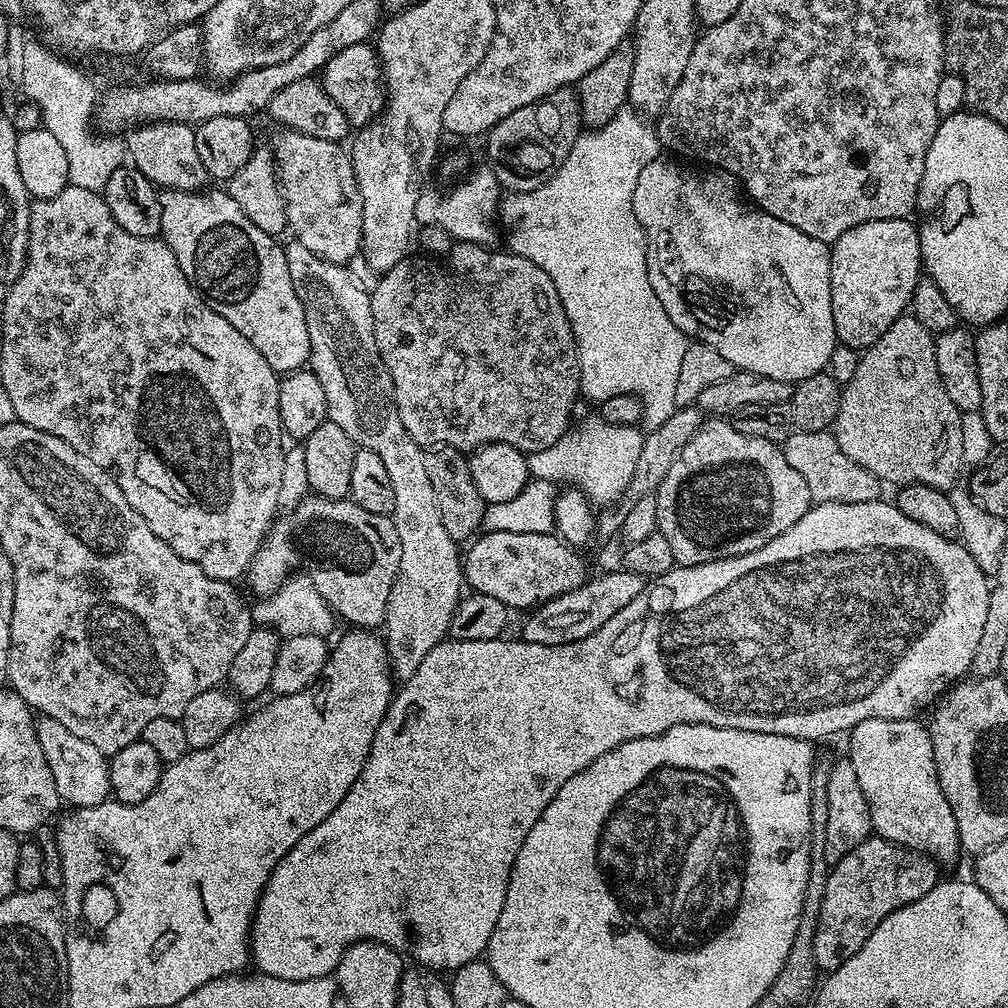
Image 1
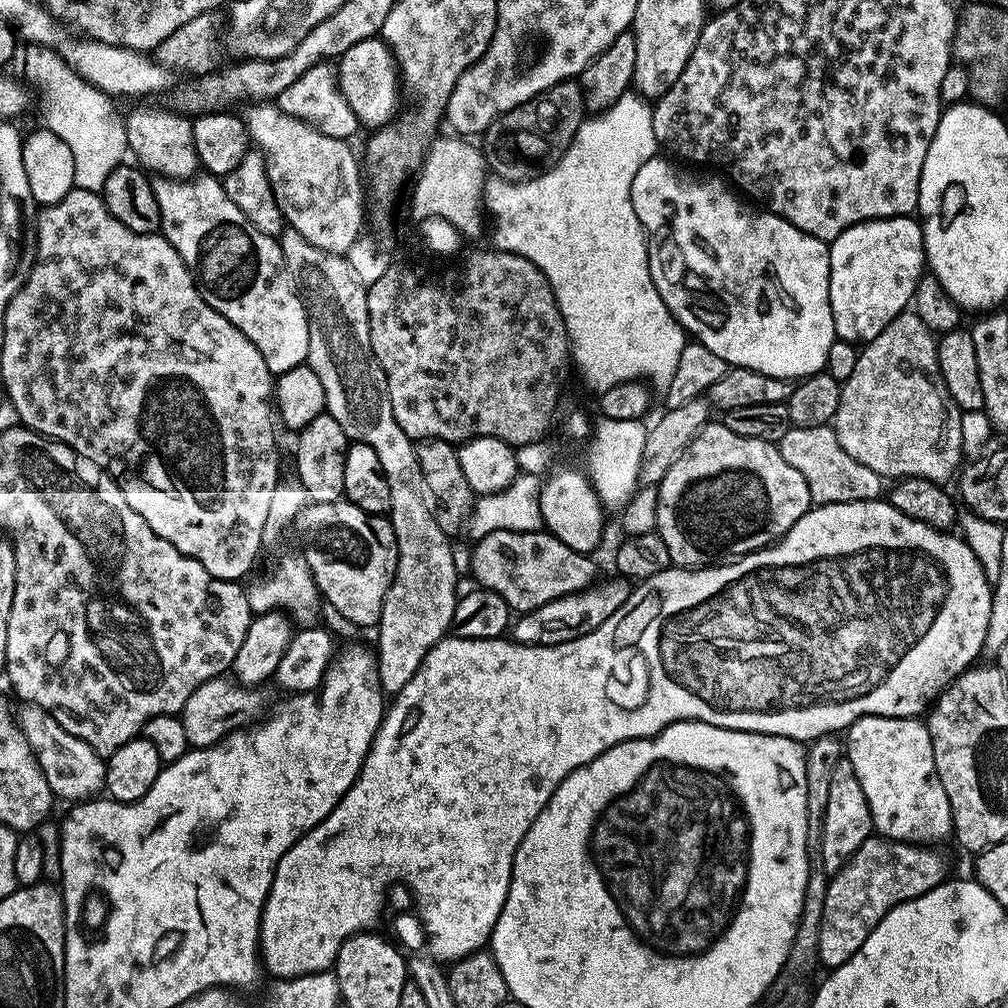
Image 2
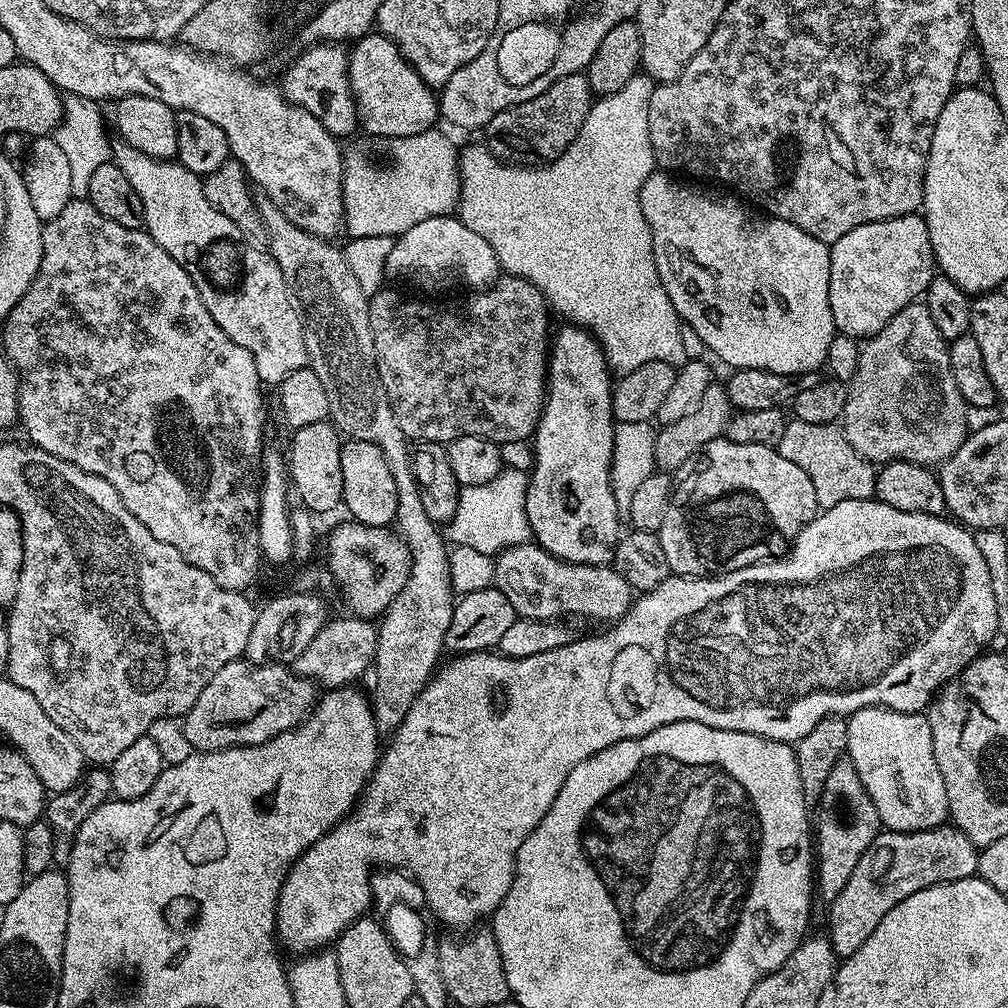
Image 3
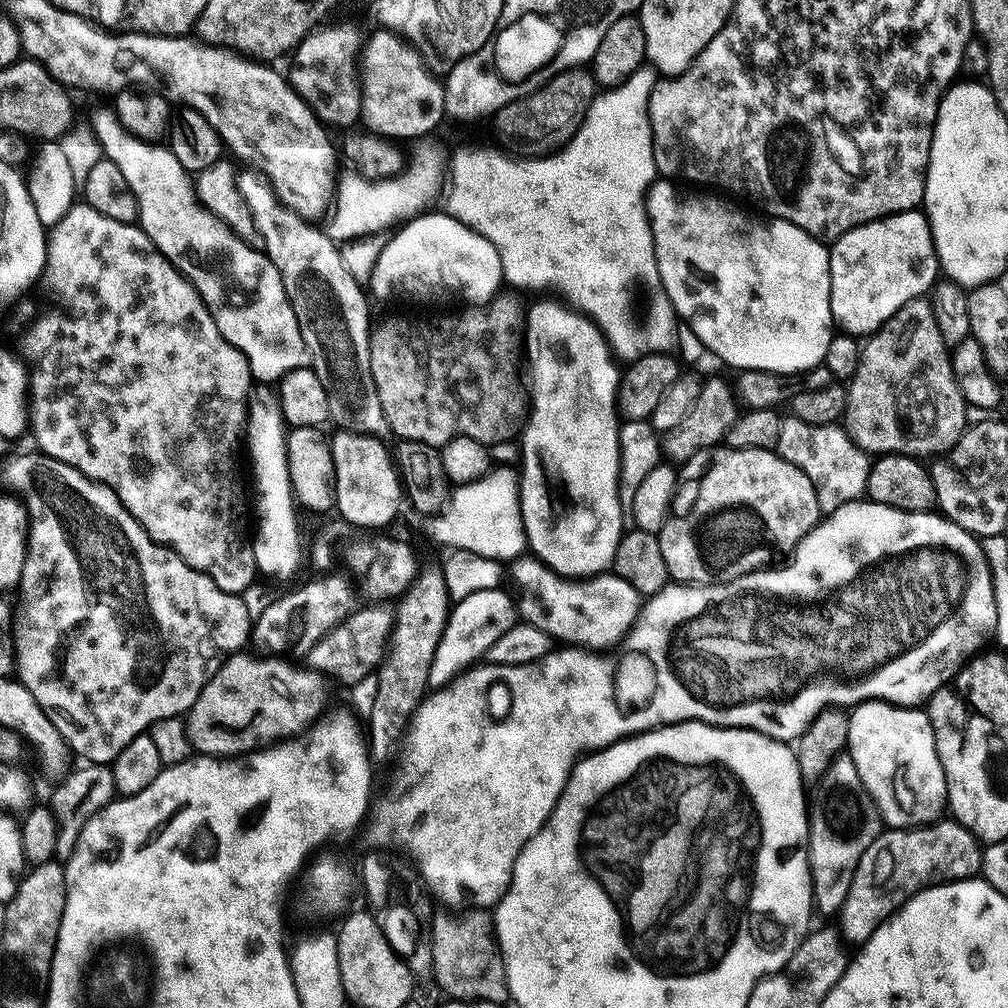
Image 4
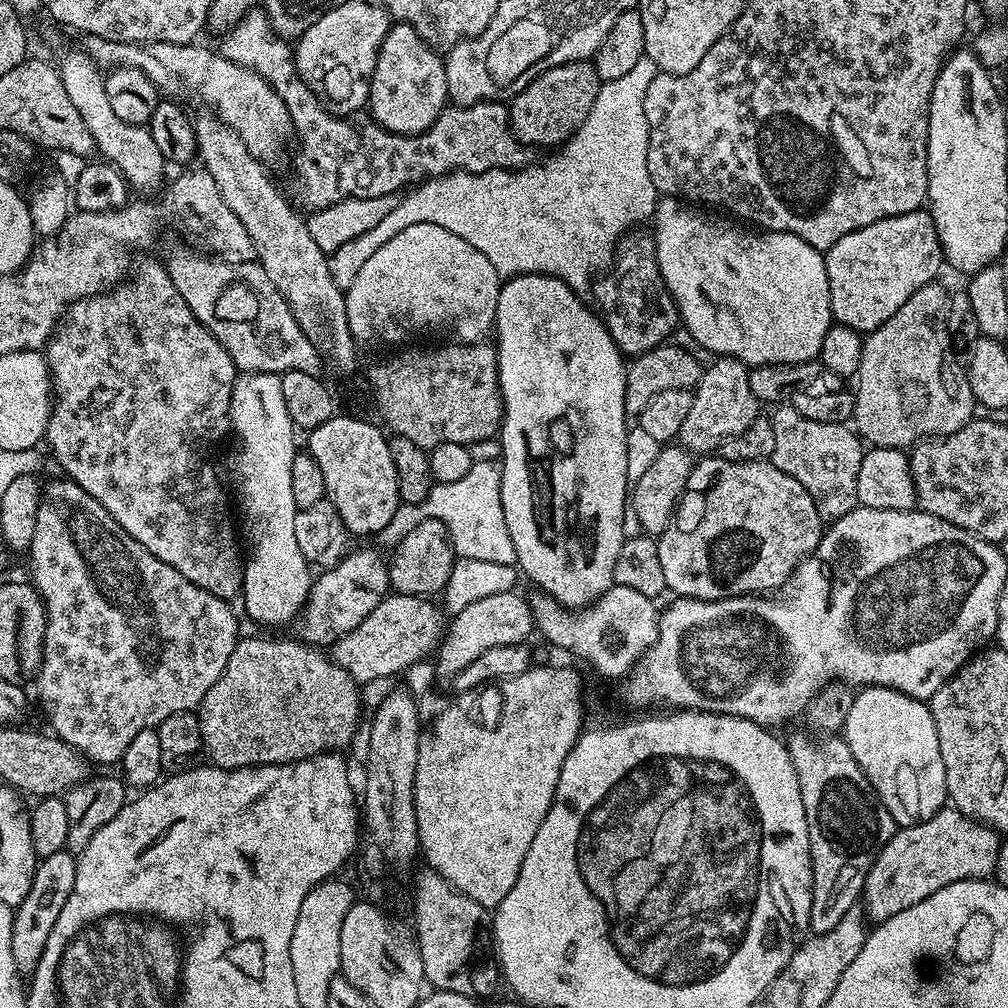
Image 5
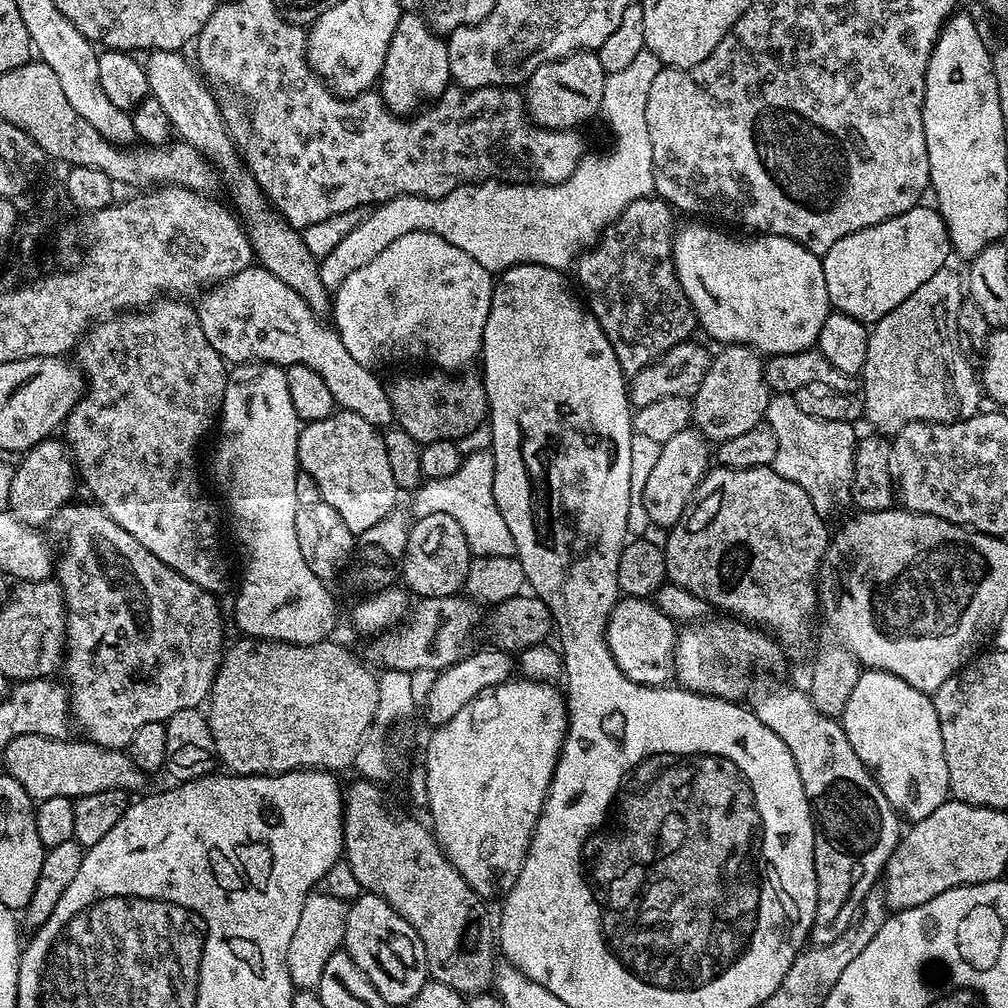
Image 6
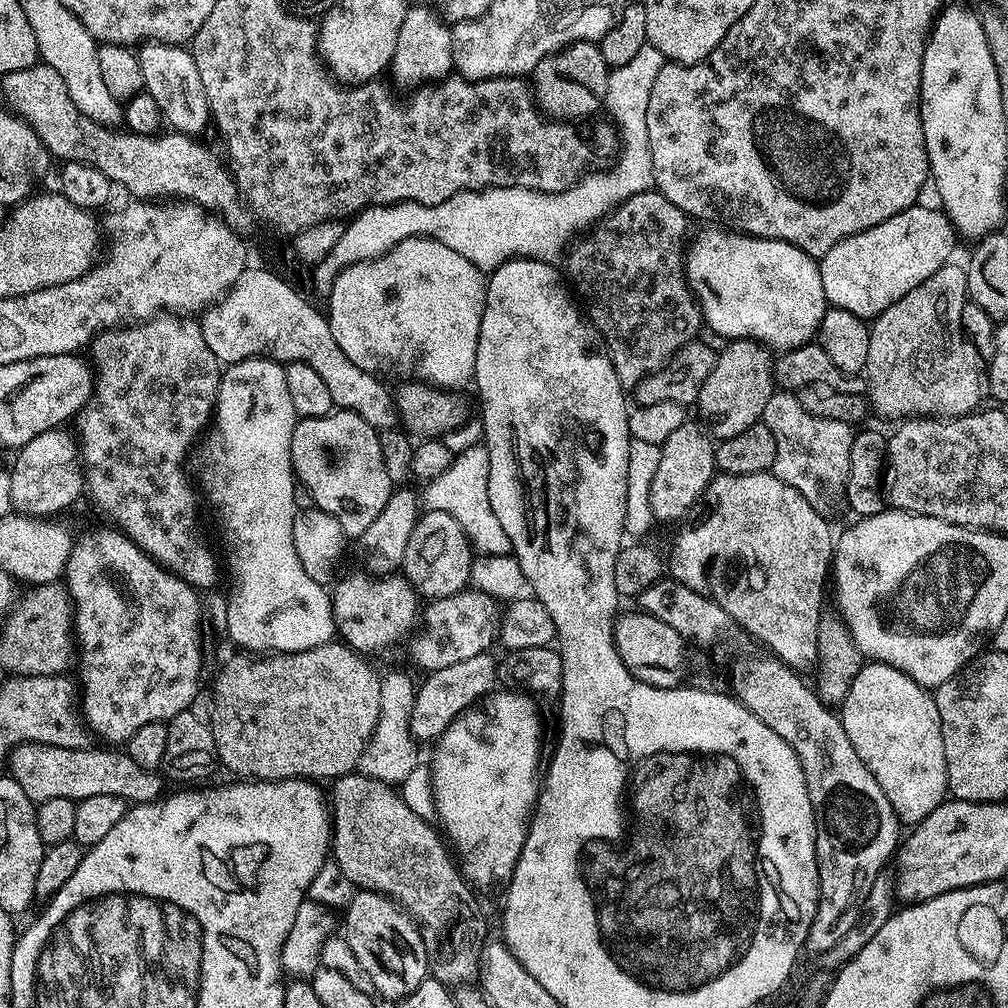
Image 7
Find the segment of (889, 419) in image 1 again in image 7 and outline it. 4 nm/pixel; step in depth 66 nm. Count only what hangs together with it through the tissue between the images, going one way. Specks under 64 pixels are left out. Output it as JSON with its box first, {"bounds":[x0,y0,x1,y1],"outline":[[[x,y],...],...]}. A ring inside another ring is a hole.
{"bounds":[864,262,982,418],"outline":[[[949,262],[871,321],[870,358],[864,372],[875,411],[900,416],[896,418],[951,418],[981,407],[982,361],[962,331],[962,310],[967,303],[967,271]]]}

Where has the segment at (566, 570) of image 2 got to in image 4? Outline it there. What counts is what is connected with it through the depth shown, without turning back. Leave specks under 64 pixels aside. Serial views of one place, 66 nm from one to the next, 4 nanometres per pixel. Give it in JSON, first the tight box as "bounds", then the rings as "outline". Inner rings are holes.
{"bounds":[510,554,642,650],"outline":[[[525,554],[510,564],[510,580],[516,583],[520,591],[518,595],[518,616],[523,623],[538,626],[538,630],[551,636],[553,641],[564,646],[575,646],[589,650],[606,650],[621,643],[624,637],[632,631],[640,618],[642,597],[630,582],[618,578],[614,574],[601,574],[582,581],[578,578],[565,578],[546,567],[531,554]]]}

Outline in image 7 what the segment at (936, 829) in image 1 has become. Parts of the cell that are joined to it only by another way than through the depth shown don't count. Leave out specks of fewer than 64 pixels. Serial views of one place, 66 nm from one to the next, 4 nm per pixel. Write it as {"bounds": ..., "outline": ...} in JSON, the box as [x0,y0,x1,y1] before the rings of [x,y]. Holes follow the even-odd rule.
{"bounds":[838,662,949,825],"outline":[[[868,662],[854,678],[838,715],[901,825],[921,824],[944,803],[949,795],[946,754],[938,706],[929,689],[889,664]]]}

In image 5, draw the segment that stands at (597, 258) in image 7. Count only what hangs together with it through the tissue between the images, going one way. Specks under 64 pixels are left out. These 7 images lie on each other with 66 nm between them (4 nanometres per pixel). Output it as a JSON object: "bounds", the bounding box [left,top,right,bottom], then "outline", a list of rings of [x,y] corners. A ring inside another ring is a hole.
{"bounds":[595,230,678,358],"outline":[[[632,230],[621,236],[614,259],[607,271],[595,281],[595,288],[595,307],[608,328],[610,338],[625,357],[635,358],[654,350],[671,337],[668,335],[675,330],[676,324],[678,328],[676,299],[670,294],[656,265],[656,241],[651,235],[643,236],[640,230]]]}

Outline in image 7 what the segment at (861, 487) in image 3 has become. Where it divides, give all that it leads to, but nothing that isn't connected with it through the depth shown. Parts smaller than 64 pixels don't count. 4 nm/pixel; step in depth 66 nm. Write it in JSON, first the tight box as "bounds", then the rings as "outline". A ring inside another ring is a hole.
{"bounds":[762,390,854,518],"outline":[[[787,390],[773,391],[762,422],[770,426],[778,454],[774,458],[772,472],[786,486],[794,486],[814,510],[825,518],[833,518],[848,508],[848,475],[850,474],[850,446],[854,435],[853,425],[846,422],[830,422],[830,418],[818,418],[802,406],[799,395]]]}

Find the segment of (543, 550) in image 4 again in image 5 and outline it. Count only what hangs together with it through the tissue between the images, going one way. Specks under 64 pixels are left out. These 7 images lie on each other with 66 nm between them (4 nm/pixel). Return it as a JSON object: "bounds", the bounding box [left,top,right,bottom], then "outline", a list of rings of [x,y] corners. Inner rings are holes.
{"bounds":[494,272,630,610],"outline":[[[525,272],[522,276],[505,279],[498,294],[498,310],[494,325],[494,347],[496,365],[500,375],[500,397],[504,399],[504,420],[500,423],[500,497],[506,524],[514,542],[516,564],[536,583],[535,587],[547,596],[553,596],[565,608],[579,610],[593,604],[607,588],[614,583],[614,562],[618,562],[618,550],[625,542],[624,521],[626,505],[630,500],[630,485],[626,474],[626,438],[630,427],[624,411],[624,391],[626,390],[626,360],[618,346],[610,338],[603,319],[591,307],[580,301],[557,276],[544,276],[540,272]]]}

